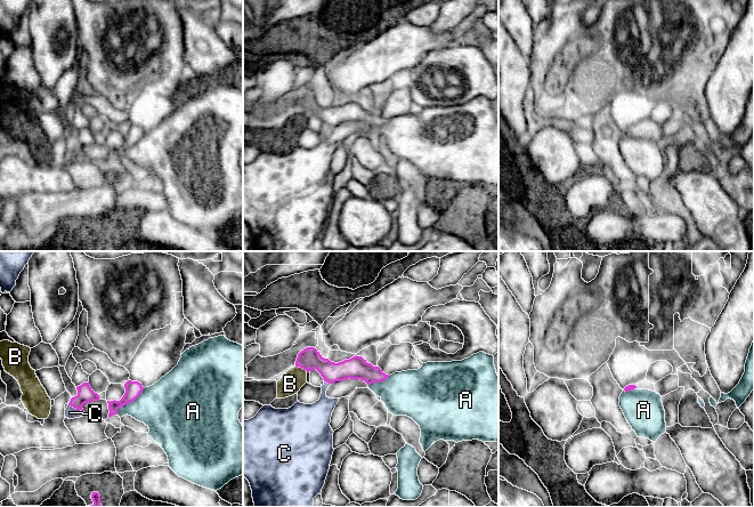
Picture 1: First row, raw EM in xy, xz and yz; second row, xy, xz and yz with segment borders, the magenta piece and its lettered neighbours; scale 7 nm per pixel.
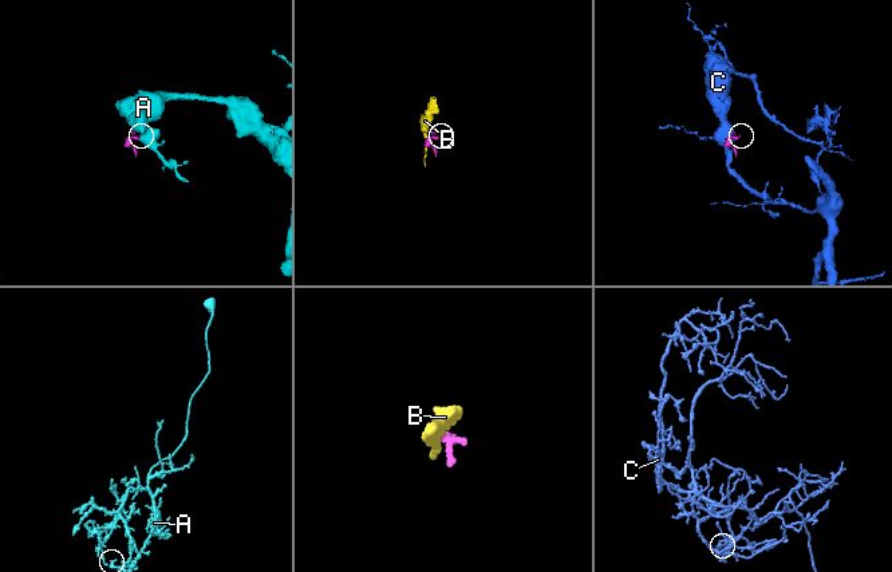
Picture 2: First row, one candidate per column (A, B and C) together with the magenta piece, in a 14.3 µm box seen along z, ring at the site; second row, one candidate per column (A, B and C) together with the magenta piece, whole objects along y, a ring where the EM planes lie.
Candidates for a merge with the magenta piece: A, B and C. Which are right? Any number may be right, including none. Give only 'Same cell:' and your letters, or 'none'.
Same cell: none

